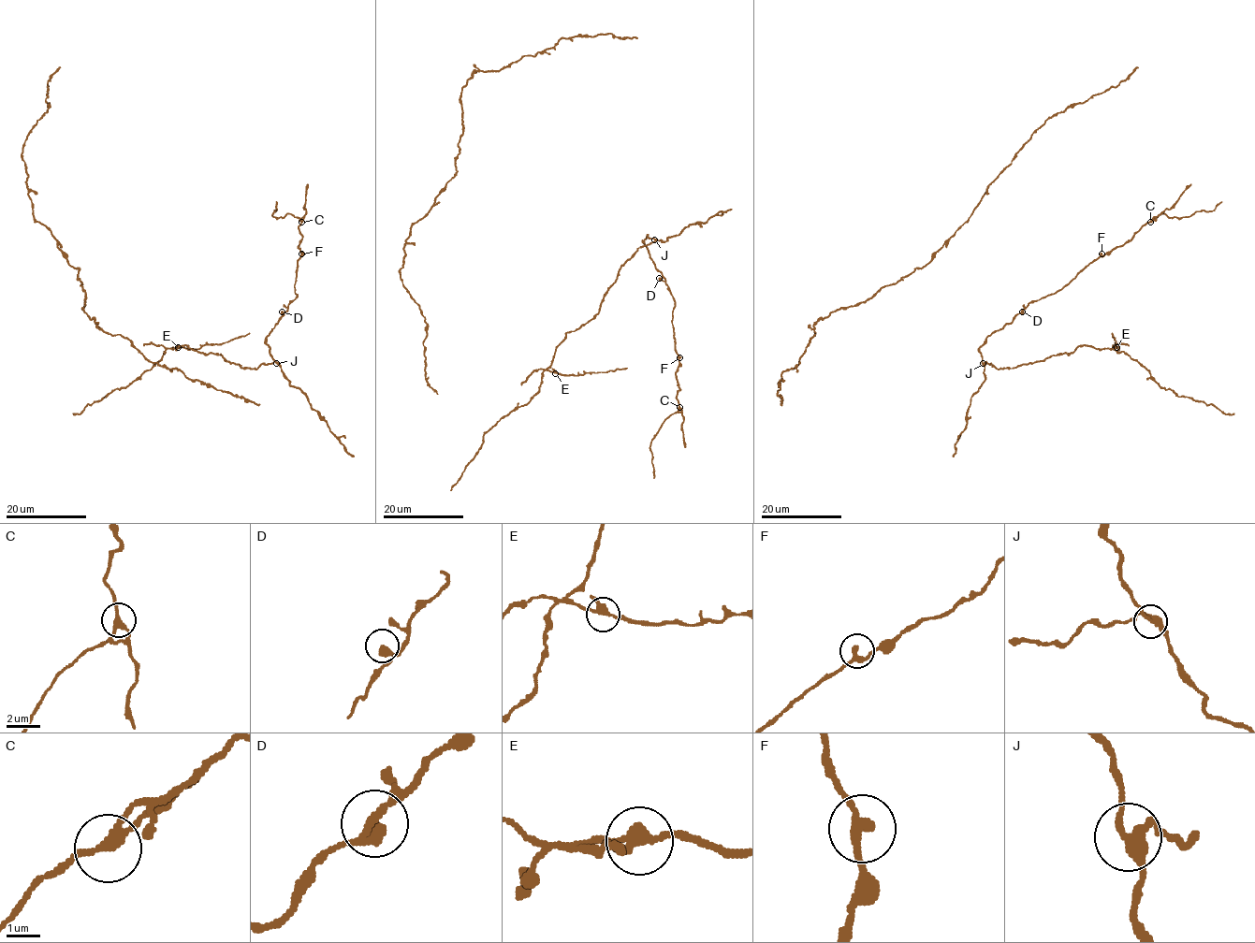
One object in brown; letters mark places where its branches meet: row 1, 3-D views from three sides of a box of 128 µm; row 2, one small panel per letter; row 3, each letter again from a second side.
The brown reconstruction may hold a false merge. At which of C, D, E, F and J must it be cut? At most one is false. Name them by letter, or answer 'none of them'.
E

